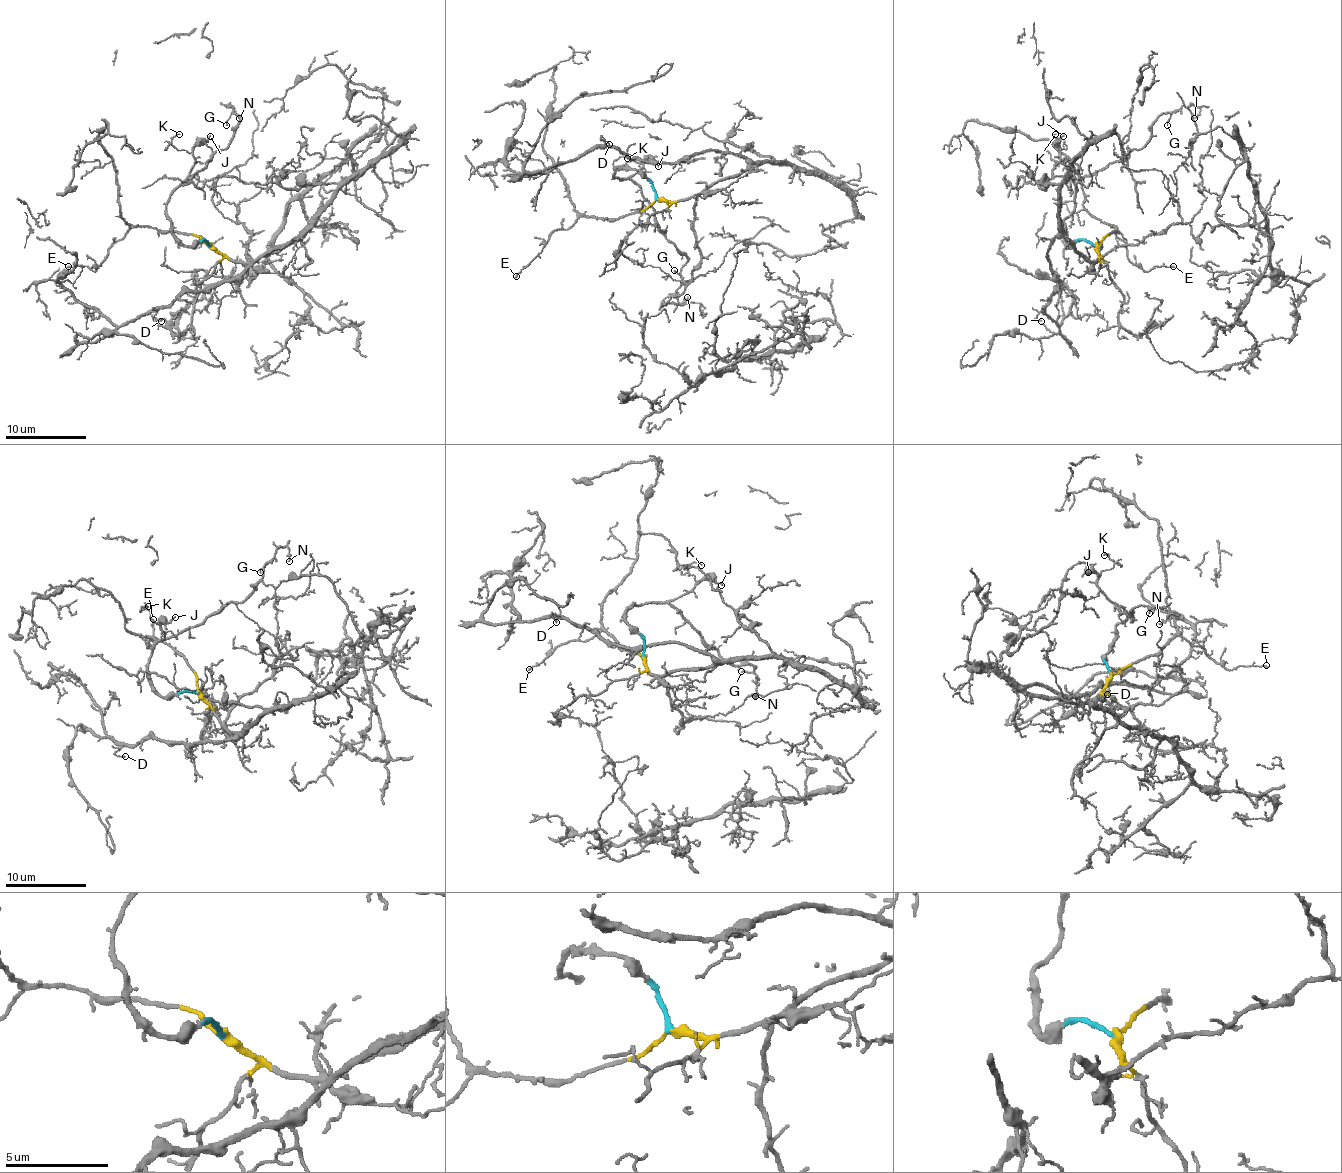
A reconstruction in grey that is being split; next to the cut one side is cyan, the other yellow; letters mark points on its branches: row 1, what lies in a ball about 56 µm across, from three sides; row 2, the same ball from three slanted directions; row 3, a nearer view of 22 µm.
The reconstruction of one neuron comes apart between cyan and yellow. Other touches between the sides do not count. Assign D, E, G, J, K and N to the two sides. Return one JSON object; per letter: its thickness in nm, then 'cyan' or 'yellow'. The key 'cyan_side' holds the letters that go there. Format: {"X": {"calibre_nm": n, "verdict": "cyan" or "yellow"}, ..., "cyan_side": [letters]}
{"D": {"calibre_nm": 90, "verdict": "yellow"}, "E": {"calibre_nm": 110, "verdict": "yellow"}, "G": {"calibre_nm": 120, "verdict": "cyan"}, "J": {"calibre_nm": 100, "verdict": "cyan"}, "K": {"calibre_nm": 110, "verdict": "cyan"}, "N": {"calibre_nm": 160, "verdict": "cyan"}, "cyan_side": ["G", "J", "K", "N"]}

